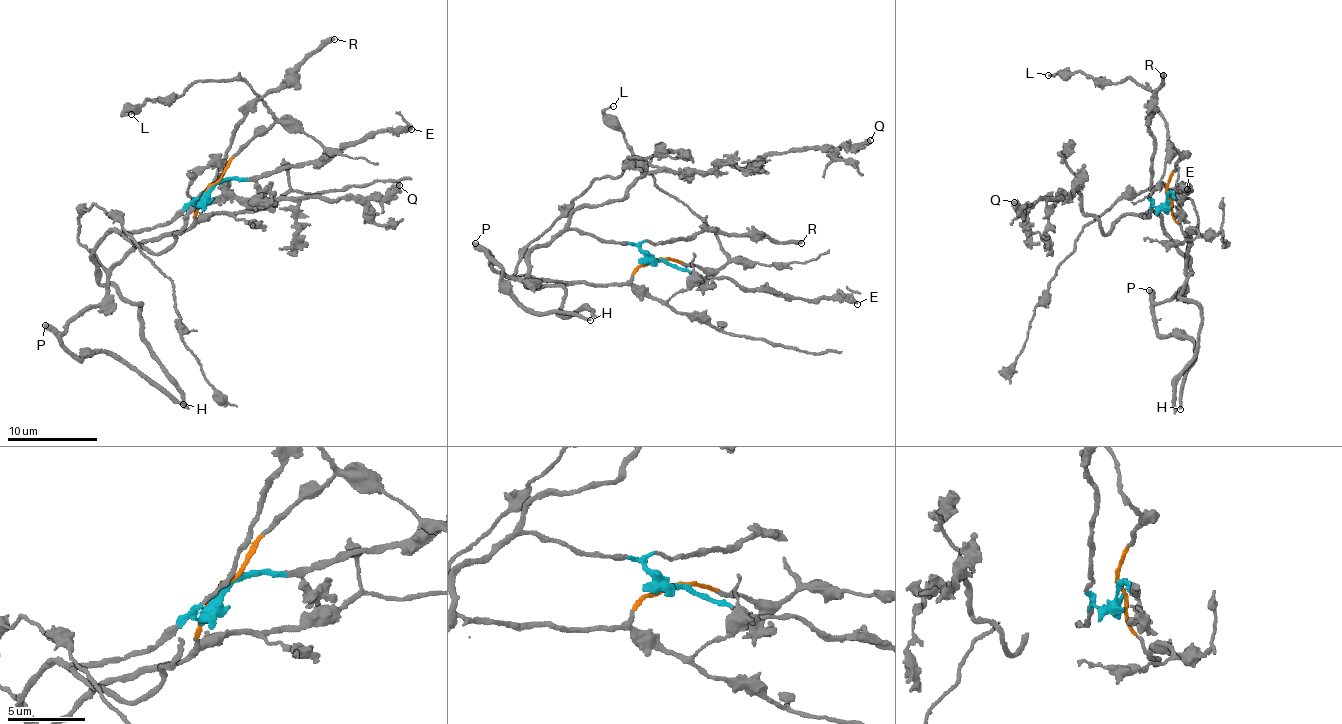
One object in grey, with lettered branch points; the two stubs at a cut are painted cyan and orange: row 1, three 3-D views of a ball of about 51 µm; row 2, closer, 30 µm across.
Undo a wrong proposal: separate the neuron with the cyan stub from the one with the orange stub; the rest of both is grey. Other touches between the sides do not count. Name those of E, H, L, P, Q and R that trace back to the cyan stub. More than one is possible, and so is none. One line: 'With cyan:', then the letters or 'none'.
With cyan: E, Q, R

